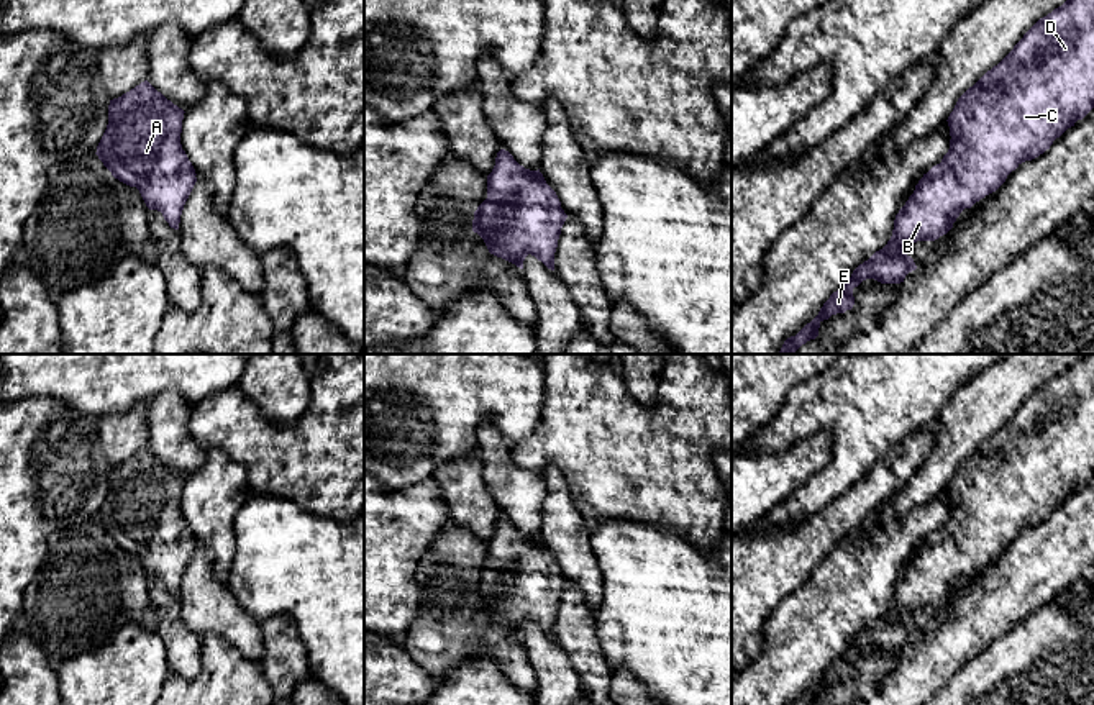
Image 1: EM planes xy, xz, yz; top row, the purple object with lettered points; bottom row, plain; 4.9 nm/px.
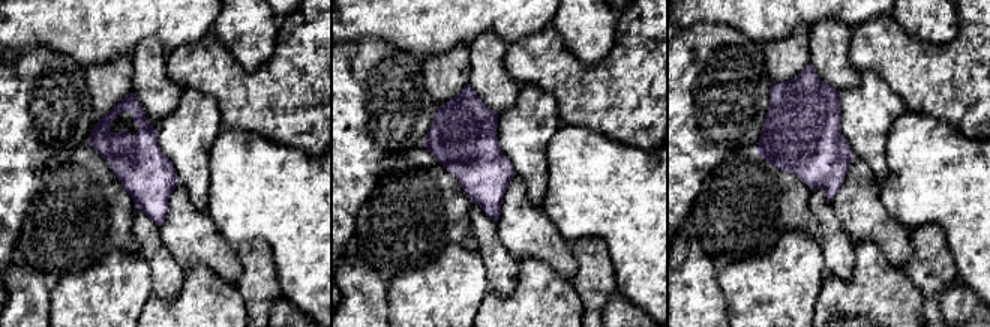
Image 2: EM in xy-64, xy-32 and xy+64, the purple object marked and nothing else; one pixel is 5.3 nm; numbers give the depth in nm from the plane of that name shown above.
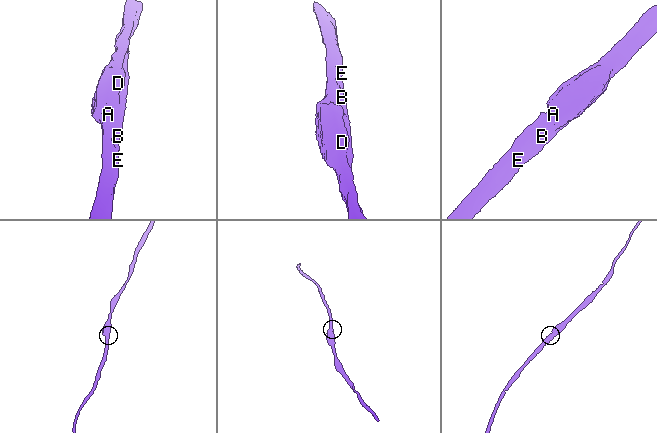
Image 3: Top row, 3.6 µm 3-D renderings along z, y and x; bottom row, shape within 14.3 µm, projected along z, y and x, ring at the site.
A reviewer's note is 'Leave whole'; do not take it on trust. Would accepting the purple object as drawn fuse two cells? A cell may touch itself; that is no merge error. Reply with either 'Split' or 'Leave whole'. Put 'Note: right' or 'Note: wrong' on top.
Note: right
Leave whole

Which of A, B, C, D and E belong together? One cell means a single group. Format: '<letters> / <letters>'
A B C D E

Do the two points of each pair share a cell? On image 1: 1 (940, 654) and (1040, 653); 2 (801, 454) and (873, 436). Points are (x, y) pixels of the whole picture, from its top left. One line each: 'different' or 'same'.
1: different
2: different

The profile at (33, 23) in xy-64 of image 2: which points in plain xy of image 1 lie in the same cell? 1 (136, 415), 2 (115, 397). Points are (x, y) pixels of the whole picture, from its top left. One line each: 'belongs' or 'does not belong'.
1: does not belong
2: belongs

